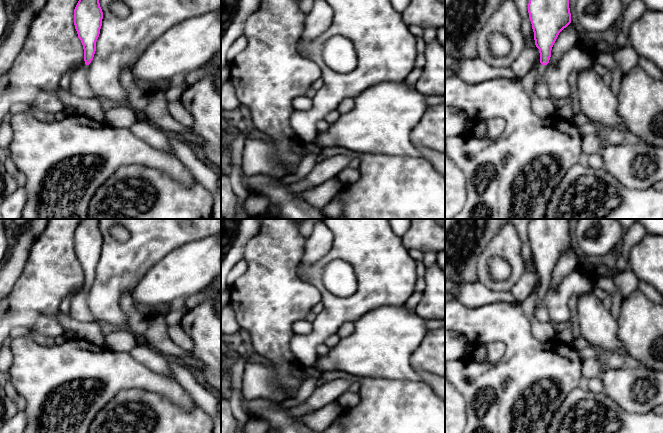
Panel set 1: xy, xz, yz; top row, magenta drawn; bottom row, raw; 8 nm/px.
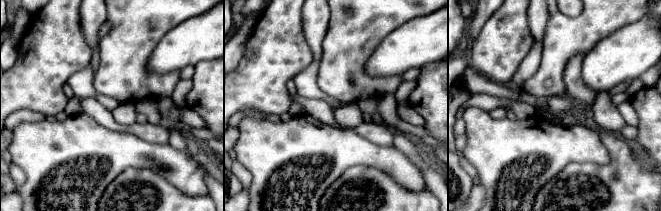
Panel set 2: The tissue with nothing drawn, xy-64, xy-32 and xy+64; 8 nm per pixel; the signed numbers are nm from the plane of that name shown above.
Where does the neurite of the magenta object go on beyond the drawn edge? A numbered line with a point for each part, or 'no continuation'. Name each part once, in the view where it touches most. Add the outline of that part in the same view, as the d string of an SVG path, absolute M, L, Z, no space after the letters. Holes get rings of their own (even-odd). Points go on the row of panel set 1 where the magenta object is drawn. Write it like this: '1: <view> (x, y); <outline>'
1: yz (541, 89); M540 64L535 76L534 92L539 98L550 98L549 88L545 82L546 69L547 65Z

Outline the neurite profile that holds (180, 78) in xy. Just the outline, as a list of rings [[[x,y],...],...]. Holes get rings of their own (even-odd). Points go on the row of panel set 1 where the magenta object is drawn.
[[[188,73],[178,74],[170,79],[169,88],[177,86],[183,82],[186,82],[186,77]]]

